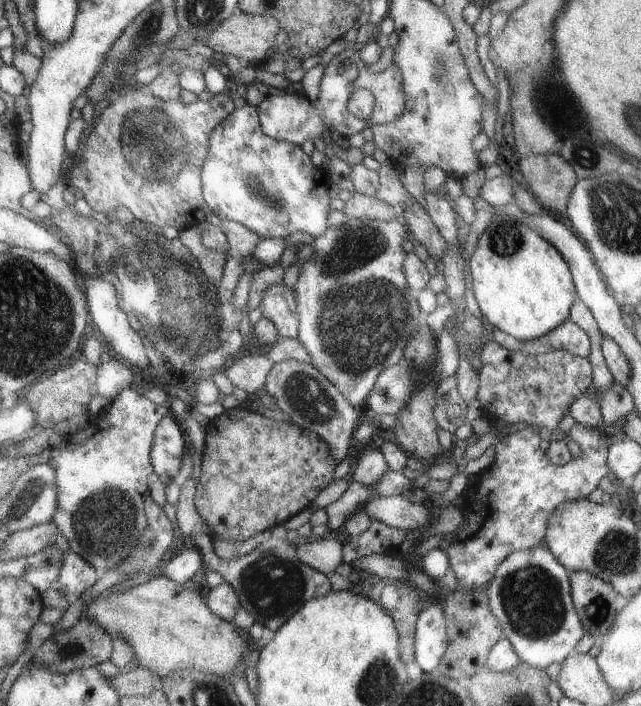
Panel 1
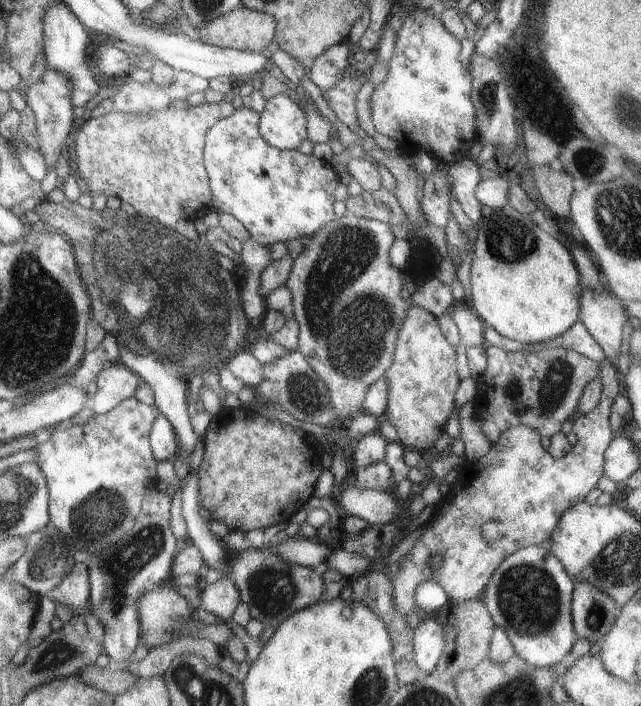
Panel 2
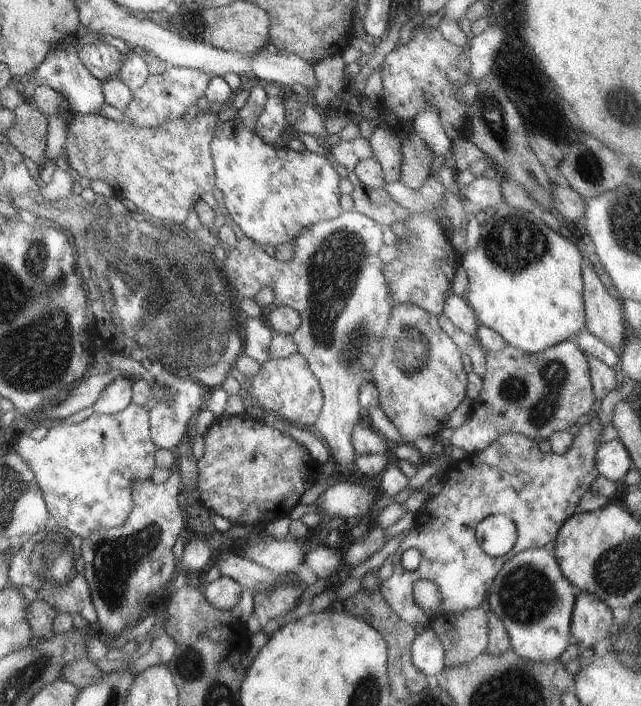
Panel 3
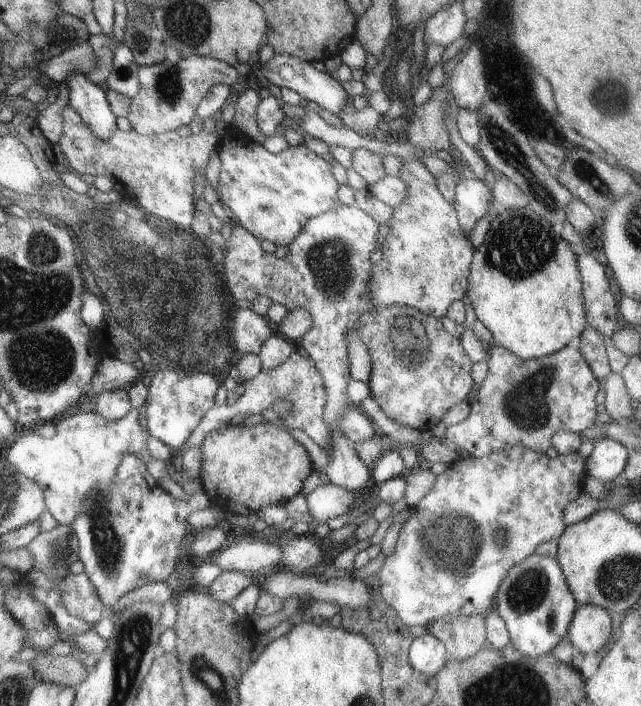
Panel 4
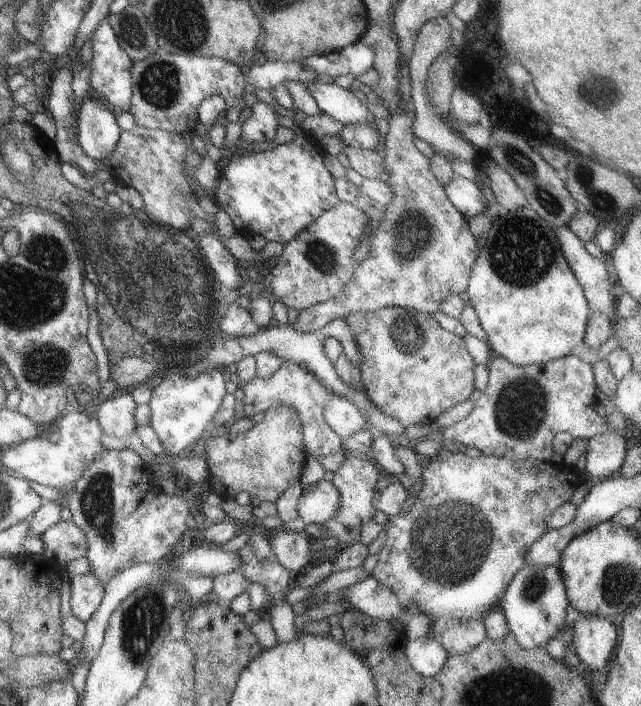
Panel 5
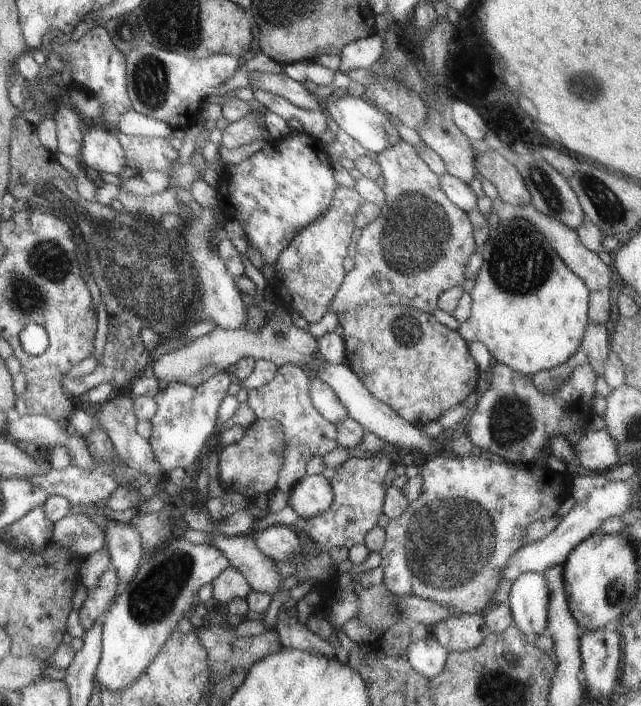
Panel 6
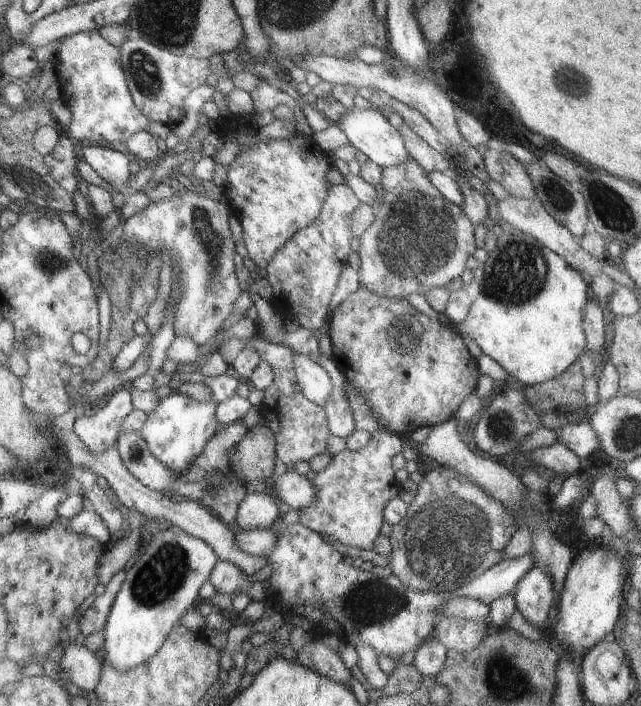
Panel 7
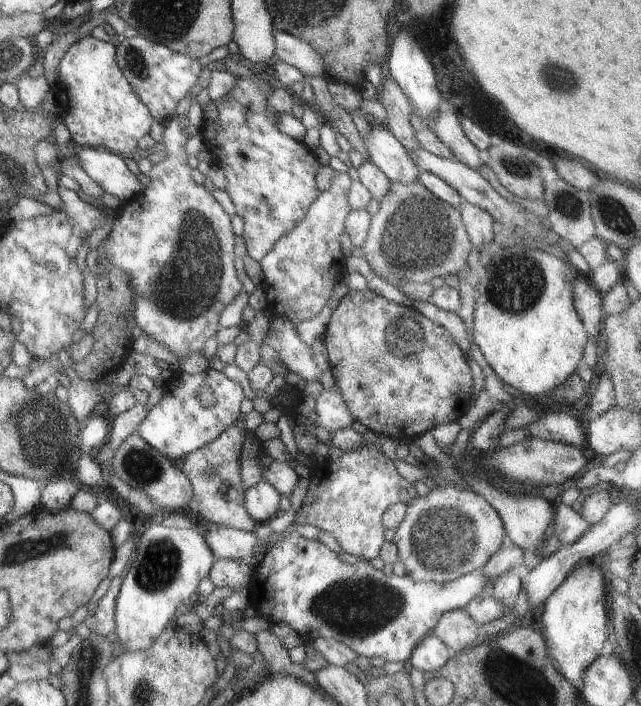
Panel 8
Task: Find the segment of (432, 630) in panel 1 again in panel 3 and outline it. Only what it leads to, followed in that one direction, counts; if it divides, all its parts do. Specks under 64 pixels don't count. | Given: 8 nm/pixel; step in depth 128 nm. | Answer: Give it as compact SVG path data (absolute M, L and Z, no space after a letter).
M428 625L409 645L411 664L425 676L436 675L443 668L443 645Z

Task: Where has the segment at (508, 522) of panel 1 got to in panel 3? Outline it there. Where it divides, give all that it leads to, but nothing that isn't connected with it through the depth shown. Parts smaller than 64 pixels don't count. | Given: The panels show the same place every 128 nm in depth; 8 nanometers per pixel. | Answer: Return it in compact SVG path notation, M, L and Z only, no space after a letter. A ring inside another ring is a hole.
M593 417L583 426L579 426L576 435L573 436L571 446L560 455L553 453L541 453L537 448L537 442L515 432L507 432L497 437L489 446L477 453L469 454L455 462L450 462L443 479L440 480L441 490L438 494L427 500L416 511L412 526L406 530L401 538L399 546L395 548L389 559L392 561L392 574L387 580L382 580L377 587L383 600L390 606L393 614L404 623L412 627L417 624L427 625L431 617L423 612L413 602L413 584L417 580L429 580L437 586L437 592L441 596L437 613L450 614L461 612L467 608L484 605L487 590L493 580L493 576L499 572L503 562L507 562L511 556L527 548L541 548L547 543L552 543L561 524L576 512L579 499L589 490L593 480L599 476L595 470L594 454L601 444L599 437L603 428L599 420ZM505 514L515 527L515 542L513 546L501 556L489 556L485 554L475 540L475 526L489 515ZM413 548L419 552L420 562L415 570L408 571L400 565L401 553Z

